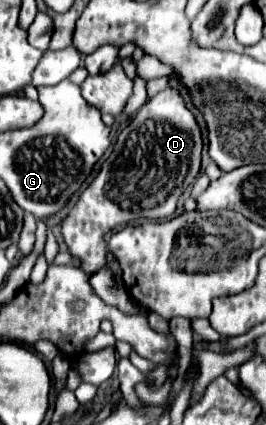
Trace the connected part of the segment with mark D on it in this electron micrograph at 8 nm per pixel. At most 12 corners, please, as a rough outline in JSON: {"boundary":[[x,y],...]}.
{"boundary":[[178,88],[150,98],[62,222],[92,274],[104,236],[170,218],[200,174]]}

